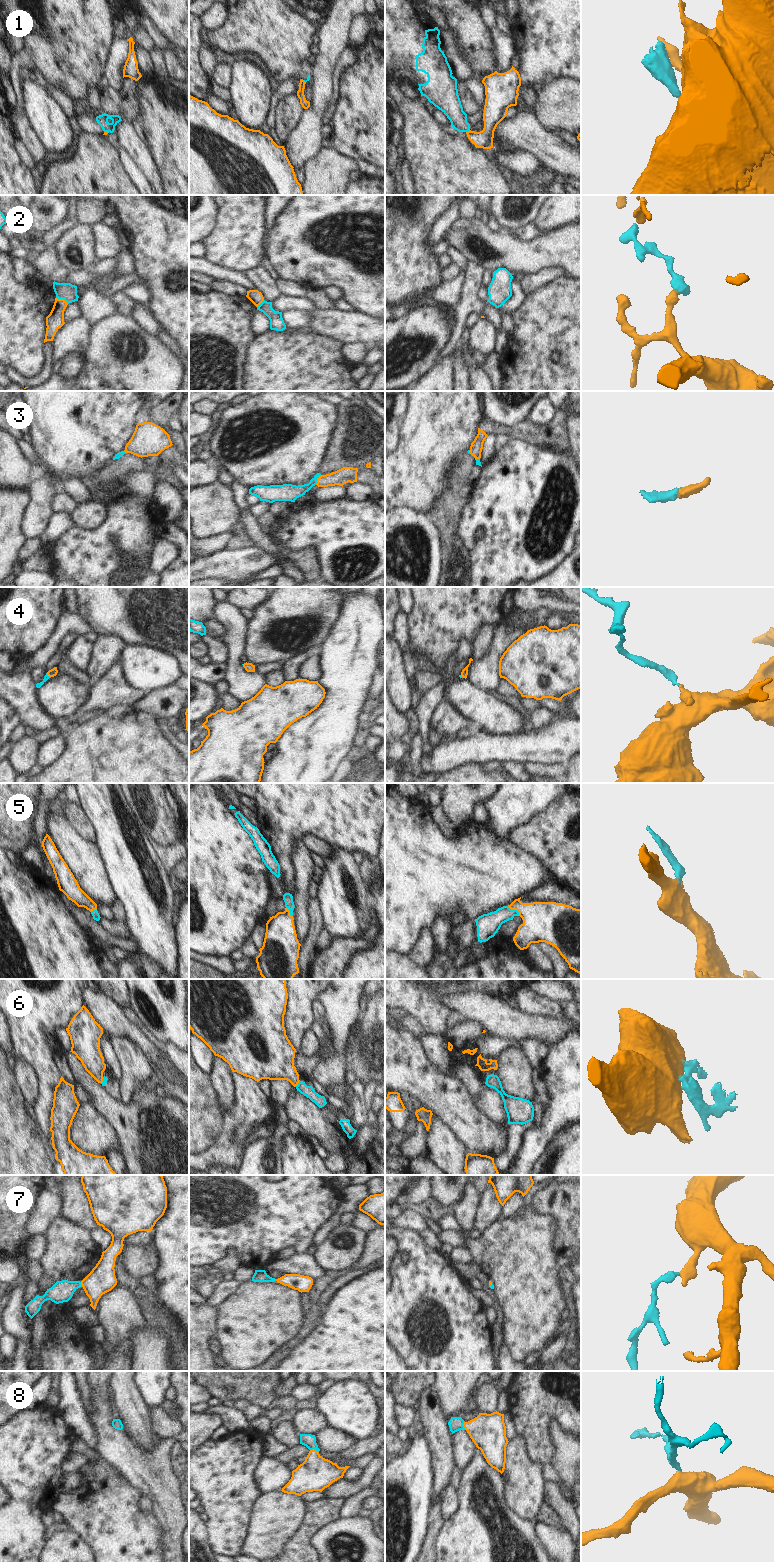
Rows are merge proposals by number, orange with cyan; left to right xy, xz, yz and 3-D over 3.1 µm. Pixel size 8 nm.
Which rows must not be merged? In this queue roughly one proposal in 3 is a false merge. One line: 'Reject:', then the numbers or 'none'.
Reject: 1, 2, 6

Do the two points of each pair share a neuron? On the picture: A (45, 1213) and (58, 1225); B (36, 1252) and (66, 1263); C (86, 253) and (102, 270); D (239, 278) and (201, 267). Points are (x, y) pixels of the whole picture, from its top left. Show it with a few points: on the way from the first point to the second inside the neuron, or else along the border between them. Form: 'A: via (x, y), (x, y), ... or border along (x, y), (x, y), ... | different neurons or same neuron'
A: border along (60, 1214), (52, 1221), (44, 1233) | different neurons
B: border along (44, 1233), (45, 1251), (38, 1260) | different neurons
C: border along (96, 260), (89, 269) | different neurons
D: via (230, 275), (210, 269) | same neuron

